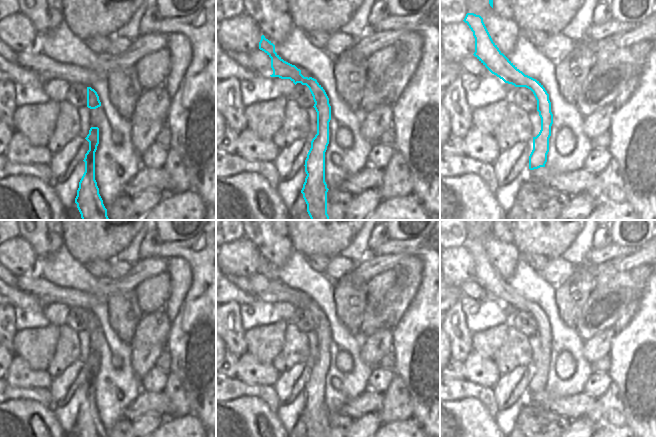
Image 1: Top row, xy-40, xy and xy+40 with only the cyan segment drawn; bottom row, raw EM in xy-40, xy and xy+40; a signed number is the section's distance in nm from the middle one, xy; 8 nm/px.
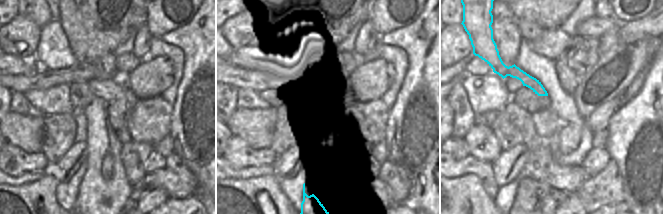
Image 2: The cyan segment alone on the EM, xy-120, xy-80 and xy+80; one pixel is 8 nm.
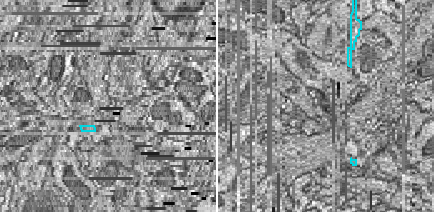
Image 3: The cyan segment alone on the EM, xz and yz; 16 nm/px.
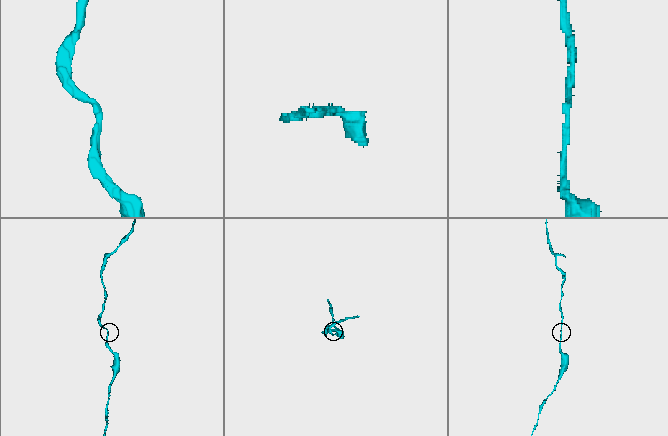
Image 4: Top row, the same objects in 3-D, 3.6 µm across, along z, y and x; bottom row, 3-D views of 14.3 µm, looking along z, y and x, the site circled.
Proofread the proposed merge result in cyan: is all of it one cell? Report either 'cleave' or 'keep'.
keep

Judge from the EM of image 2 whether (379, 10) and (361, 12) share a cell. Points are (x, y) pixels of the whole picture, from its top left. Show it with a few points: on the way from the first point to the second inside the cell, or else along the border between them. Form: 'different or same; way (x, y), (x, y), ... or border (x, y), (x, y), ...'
different; border (368, 10), (369, 19)

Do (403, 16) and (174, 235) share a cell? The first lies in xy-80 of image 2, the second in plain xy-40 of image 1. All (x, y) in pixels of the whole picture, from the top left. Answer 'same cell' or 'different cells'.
same cell

